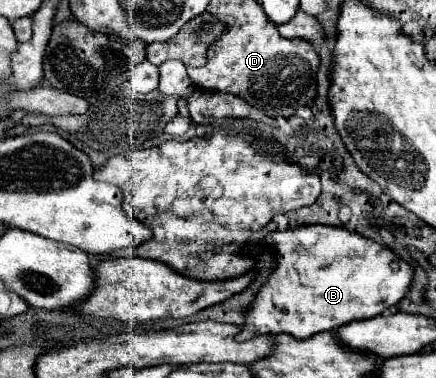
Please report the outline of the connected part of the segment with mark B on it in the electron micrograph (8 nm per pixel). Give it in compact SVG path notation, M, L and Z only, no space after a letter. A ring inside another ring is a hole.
M303 224L299 228L287 228L267 234L263 240L277 254L279 266L267 278L265 286L253 300L251 312L247 314L245 330L251 334L291 334L295 338L309 338L319 332L327 332L349 324L353 320L371 318L383 314L387 308L397 306L413 284L415 270L393 250L365 238L359 232L351 232L343 226L325 224Z

